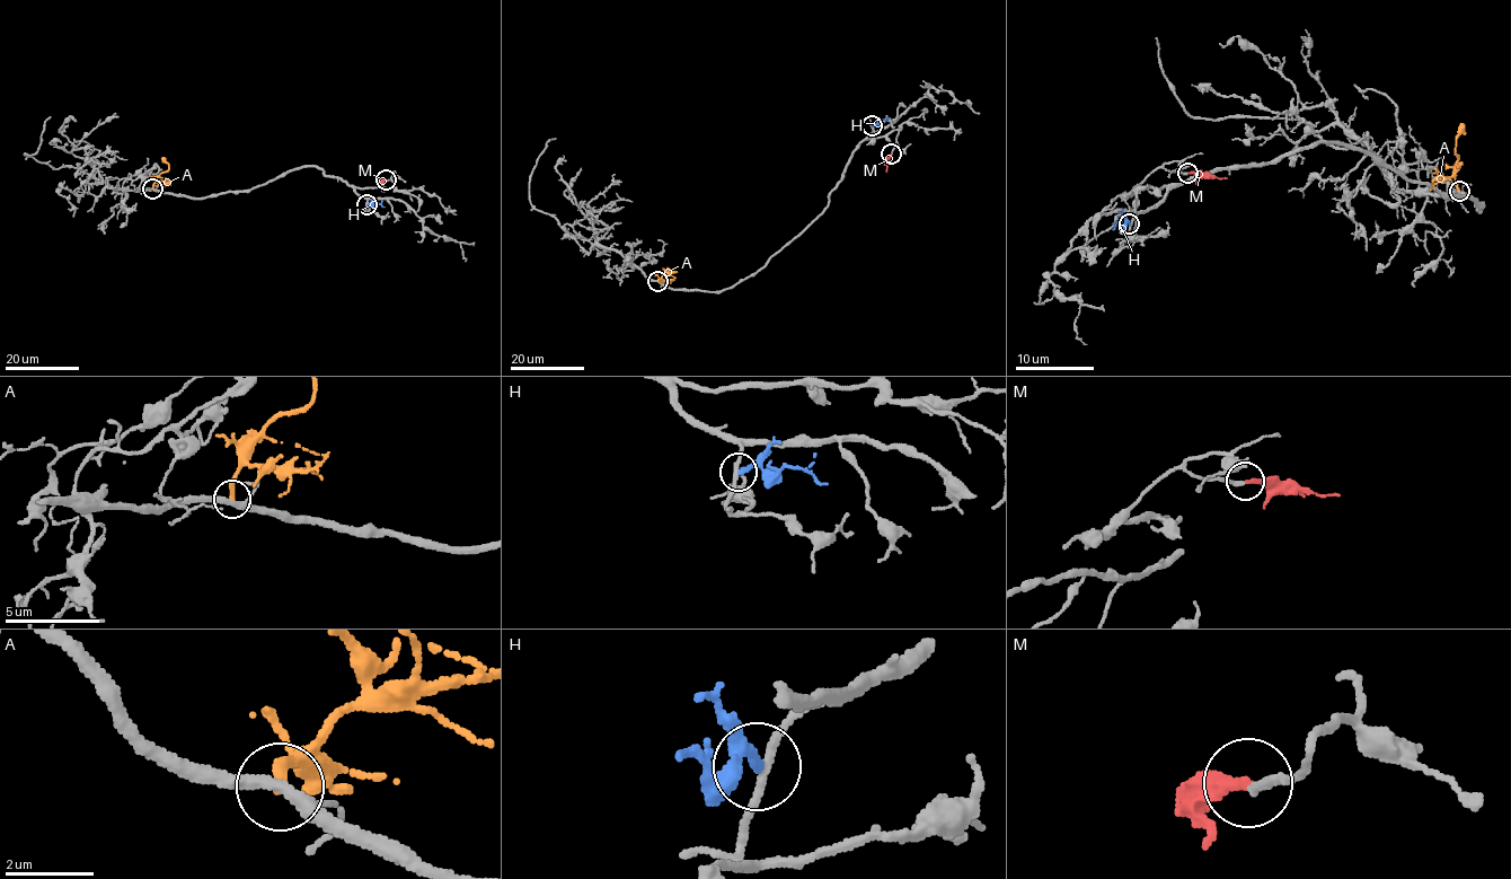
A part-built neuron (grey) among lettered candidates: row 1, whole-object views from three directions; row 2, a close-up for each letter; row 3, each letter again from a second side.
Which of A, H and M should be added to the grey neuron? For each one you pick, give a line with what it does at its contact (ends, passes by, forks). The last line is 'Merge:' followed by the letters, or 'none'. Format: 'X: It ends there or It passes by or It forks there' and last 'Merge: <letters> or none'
M: It ends there
Merge: M

